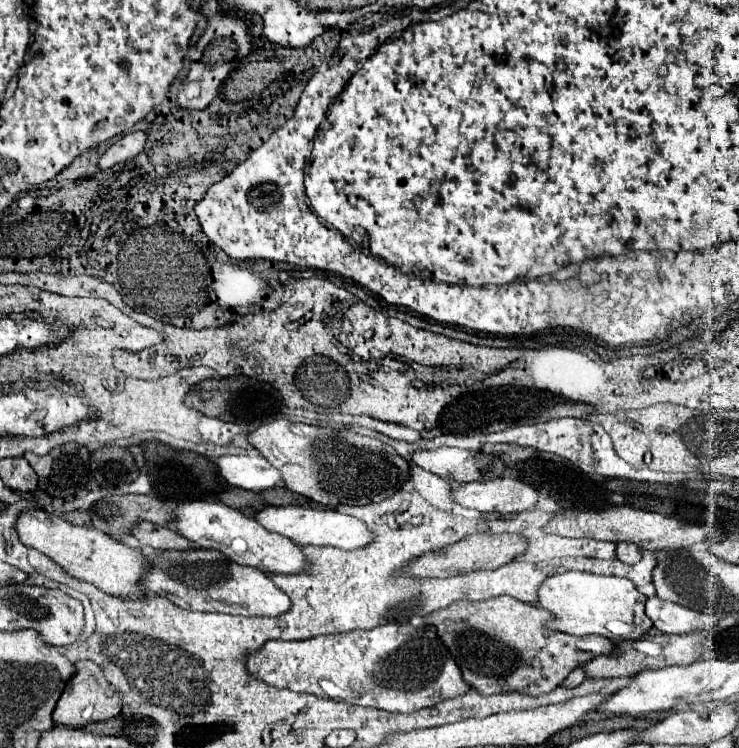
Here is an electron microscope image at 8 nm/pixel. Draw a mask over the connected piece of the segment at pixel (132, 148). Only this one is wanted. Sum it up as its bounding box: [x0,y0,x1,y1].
[100,132,148,170]

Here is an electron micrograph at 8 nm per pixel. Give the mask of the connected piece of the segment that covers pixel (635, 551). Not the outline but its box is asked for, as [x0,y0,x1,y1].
[616,542,642,564]

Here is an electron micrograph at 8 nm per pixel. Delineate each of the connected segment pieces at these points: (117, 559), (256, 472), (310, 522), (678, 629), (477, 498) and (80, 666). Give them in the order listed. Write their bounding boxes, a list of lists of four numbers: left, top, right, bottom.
[[16,508,146,598],[216,452,282,492],[254,506,372,550],[646,596,716,634],[452,478,538,512],[52,660,120,728]]

